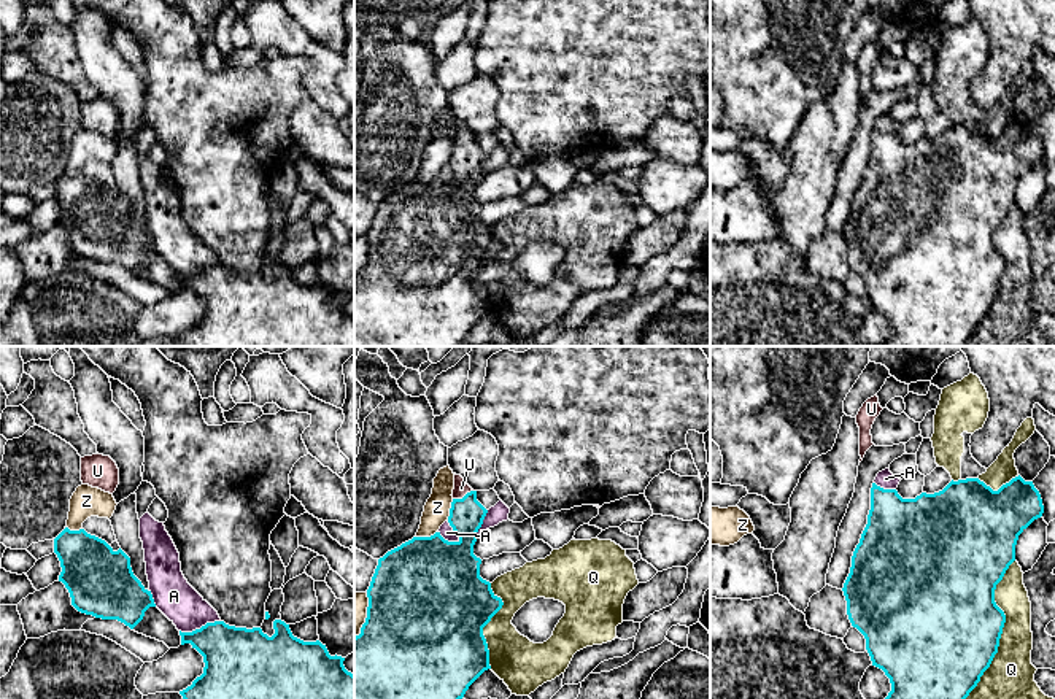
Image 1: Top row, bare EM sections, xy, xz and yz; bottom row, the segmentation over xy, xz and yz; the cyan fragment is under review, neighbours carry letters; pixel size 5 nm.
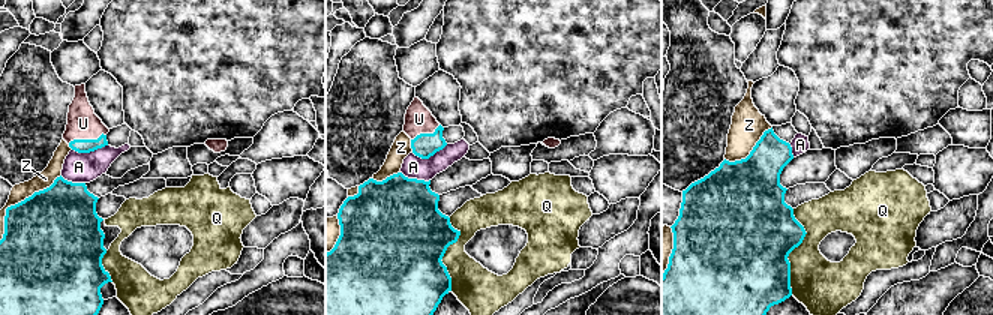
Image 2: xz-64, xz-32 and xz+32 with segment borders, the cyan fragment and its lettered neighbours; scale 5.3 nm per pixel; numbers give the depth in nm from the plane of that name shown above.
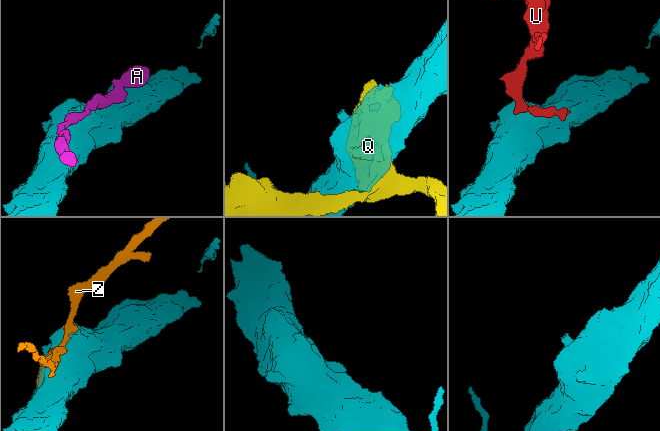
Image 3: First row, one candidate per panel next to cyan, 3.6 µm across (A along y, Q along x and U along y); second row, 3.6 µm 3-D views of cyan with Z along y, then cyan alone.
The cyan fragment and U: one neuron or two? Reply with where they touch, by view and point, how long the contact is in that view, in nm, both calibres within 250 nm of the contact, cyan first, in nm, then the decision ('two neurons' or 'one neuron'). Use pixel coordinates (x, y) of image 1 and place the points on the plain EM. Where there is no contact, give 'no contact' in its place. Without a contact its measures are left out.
meets cyan in xz at (464, 140); contact 120 nm long; 180 nm thick on the cyan side, 80 nm on the other; one neuron

